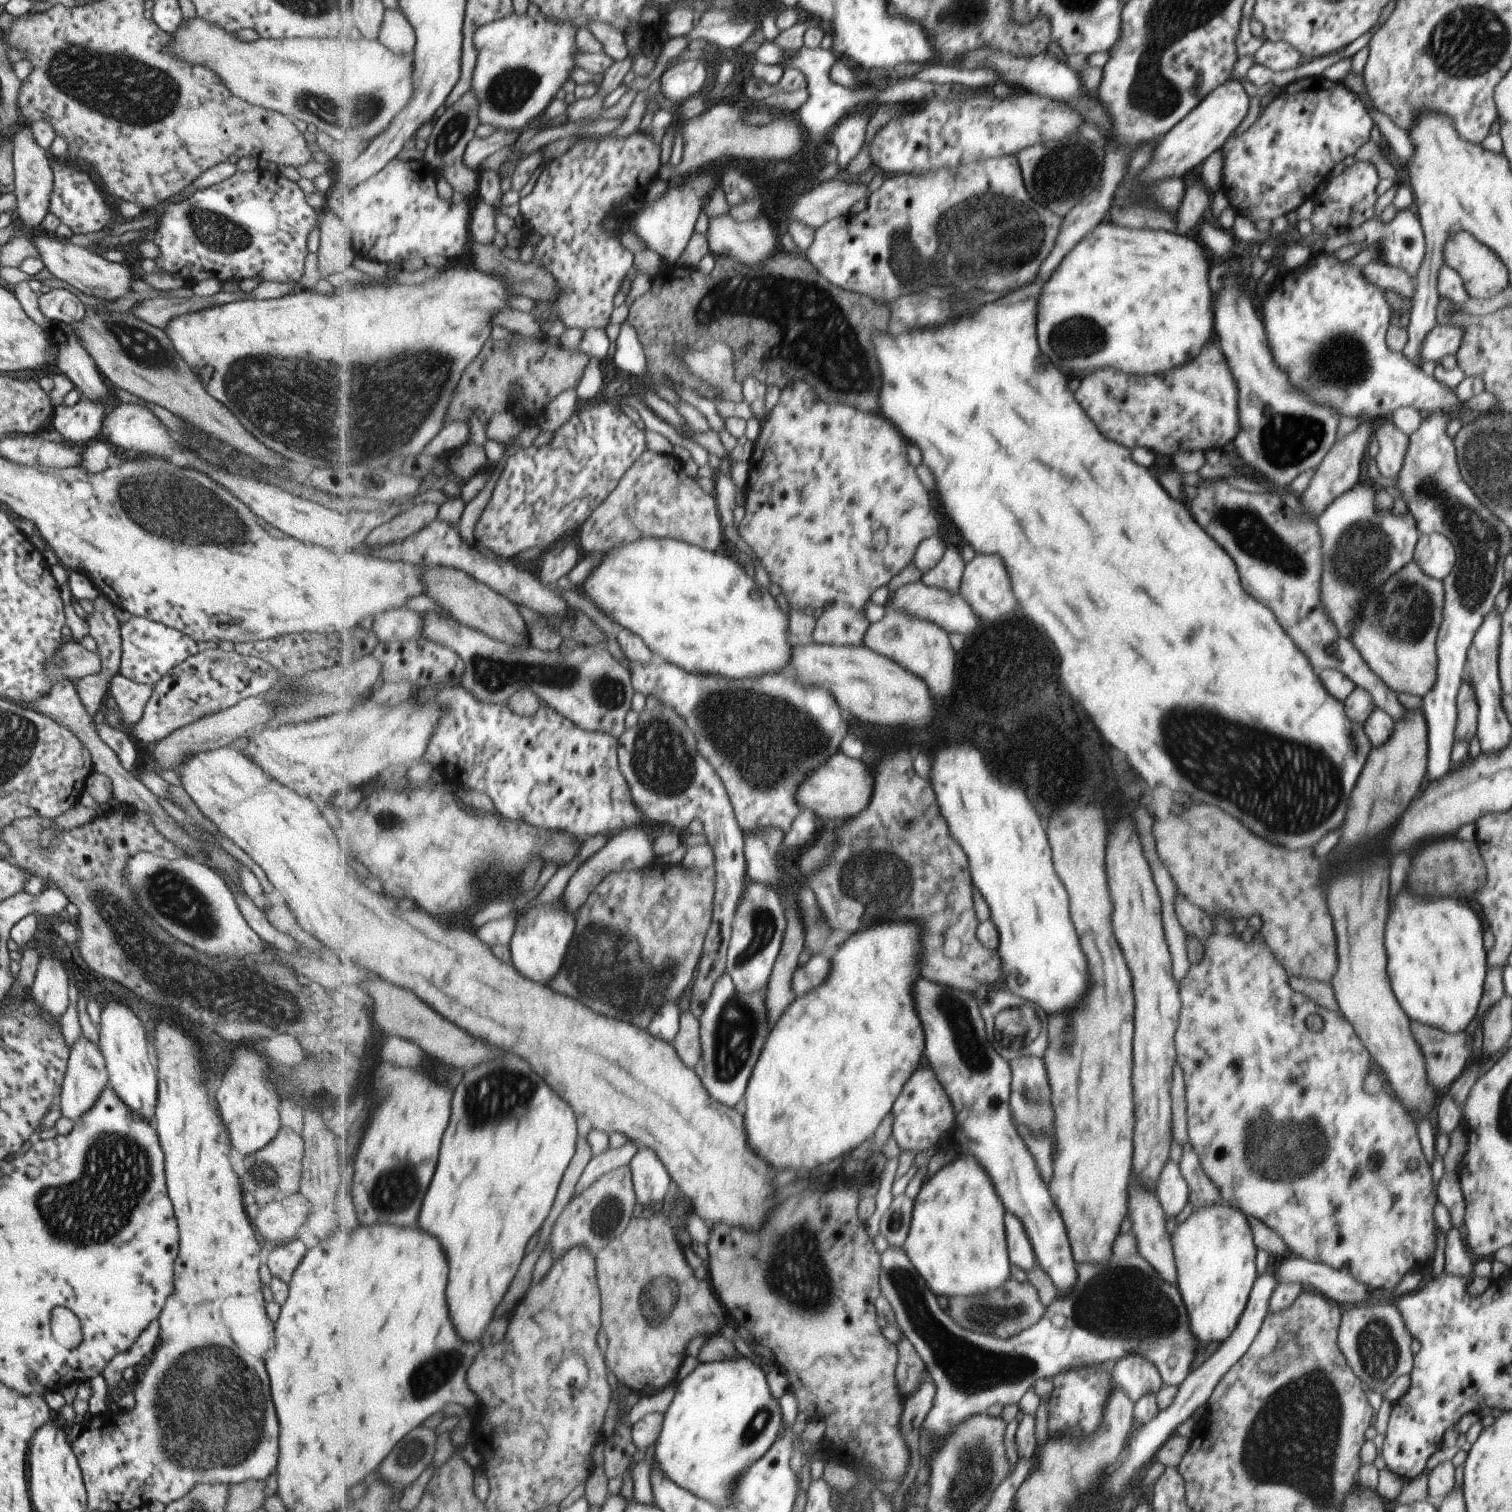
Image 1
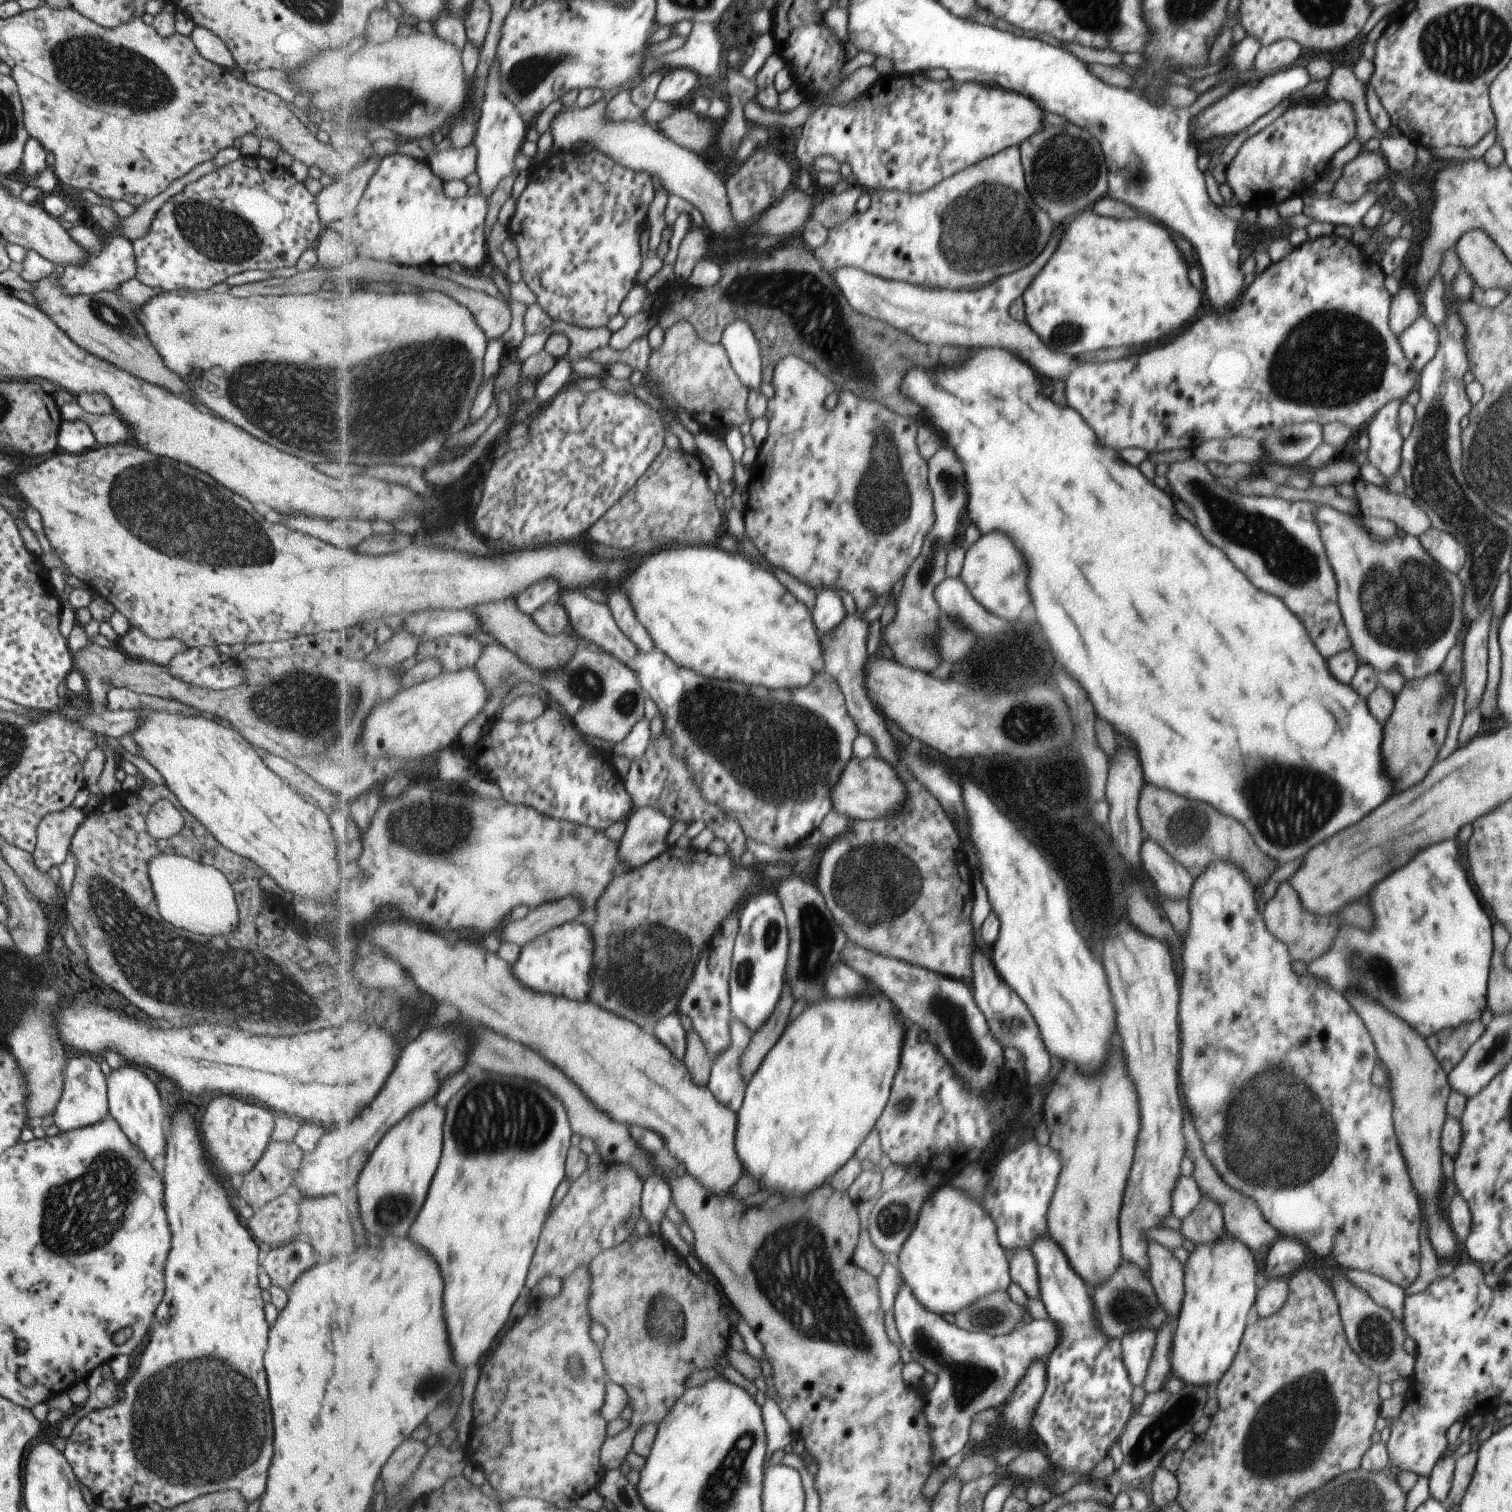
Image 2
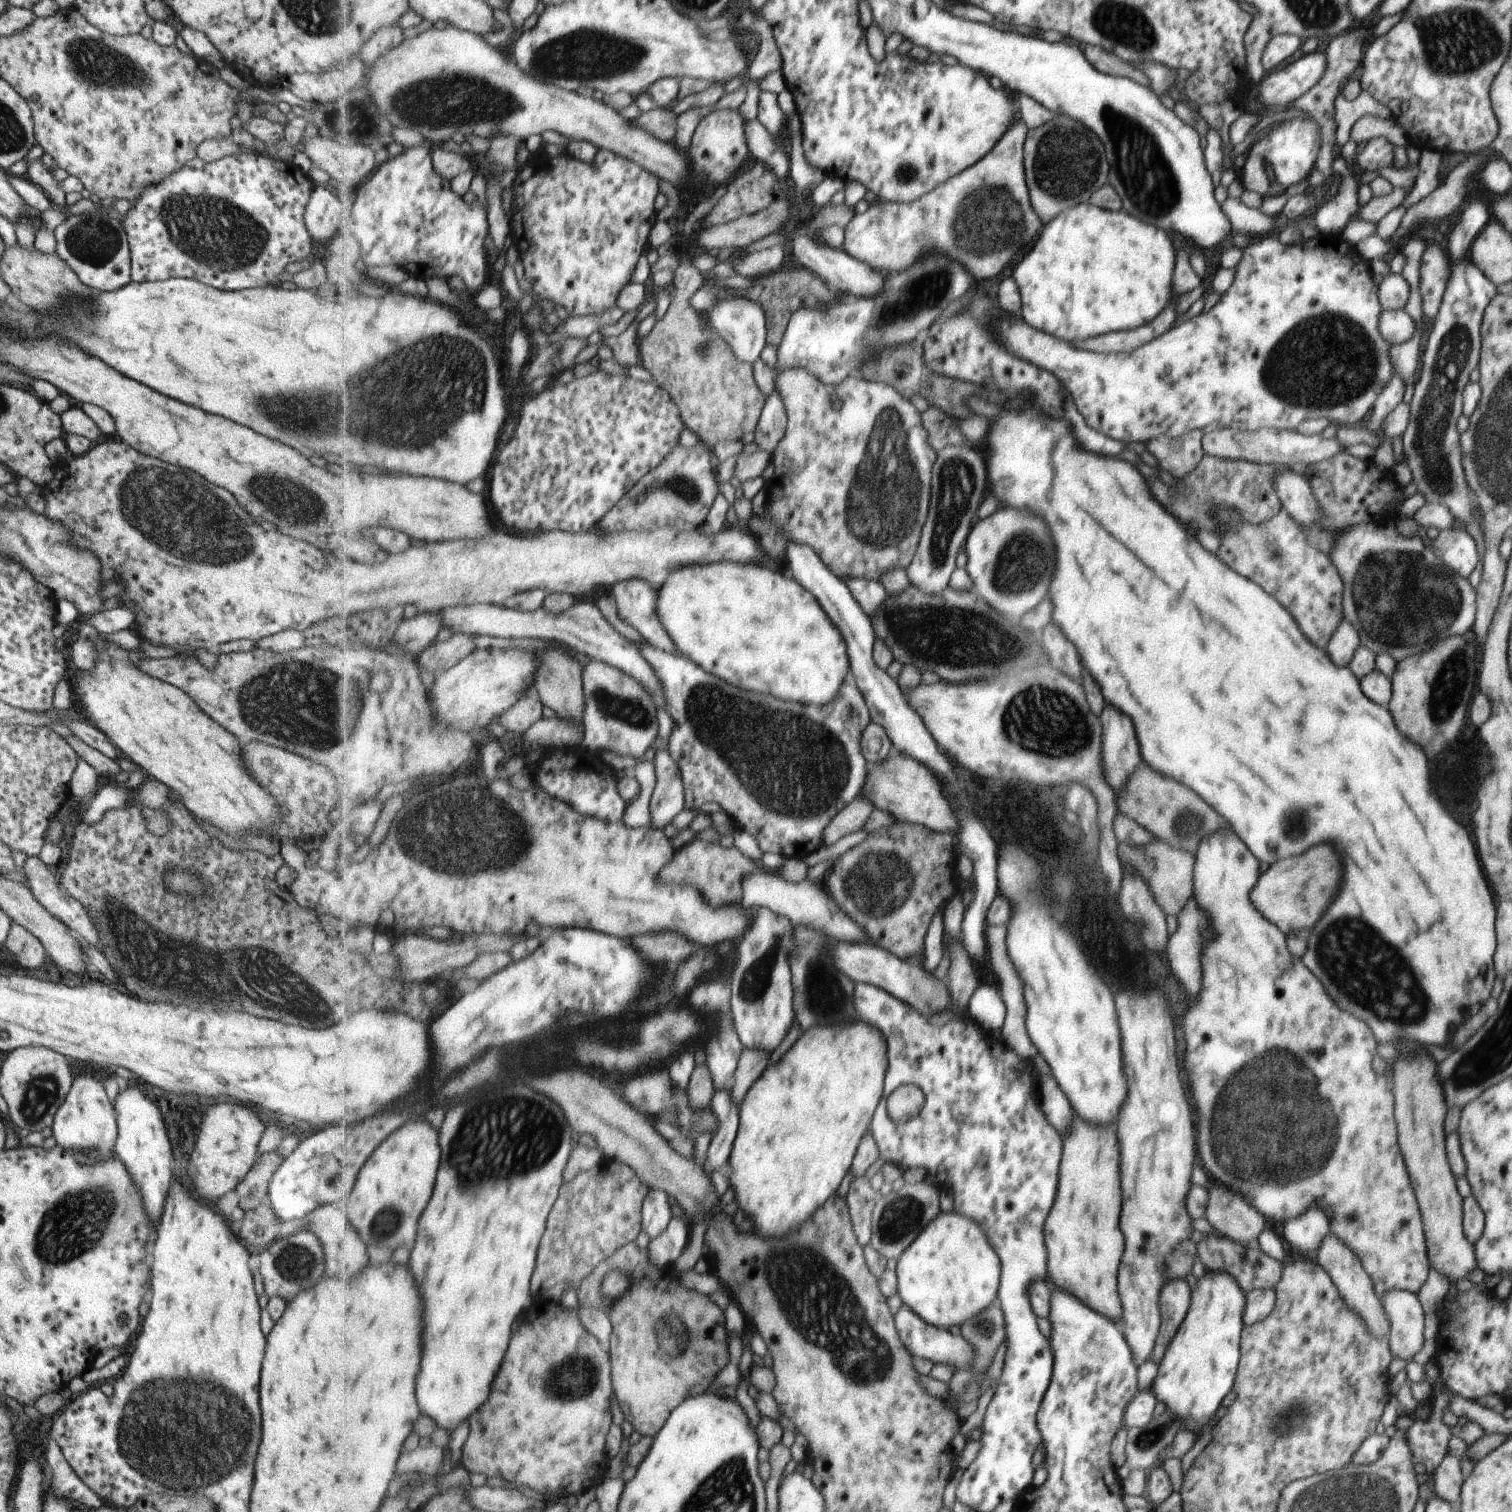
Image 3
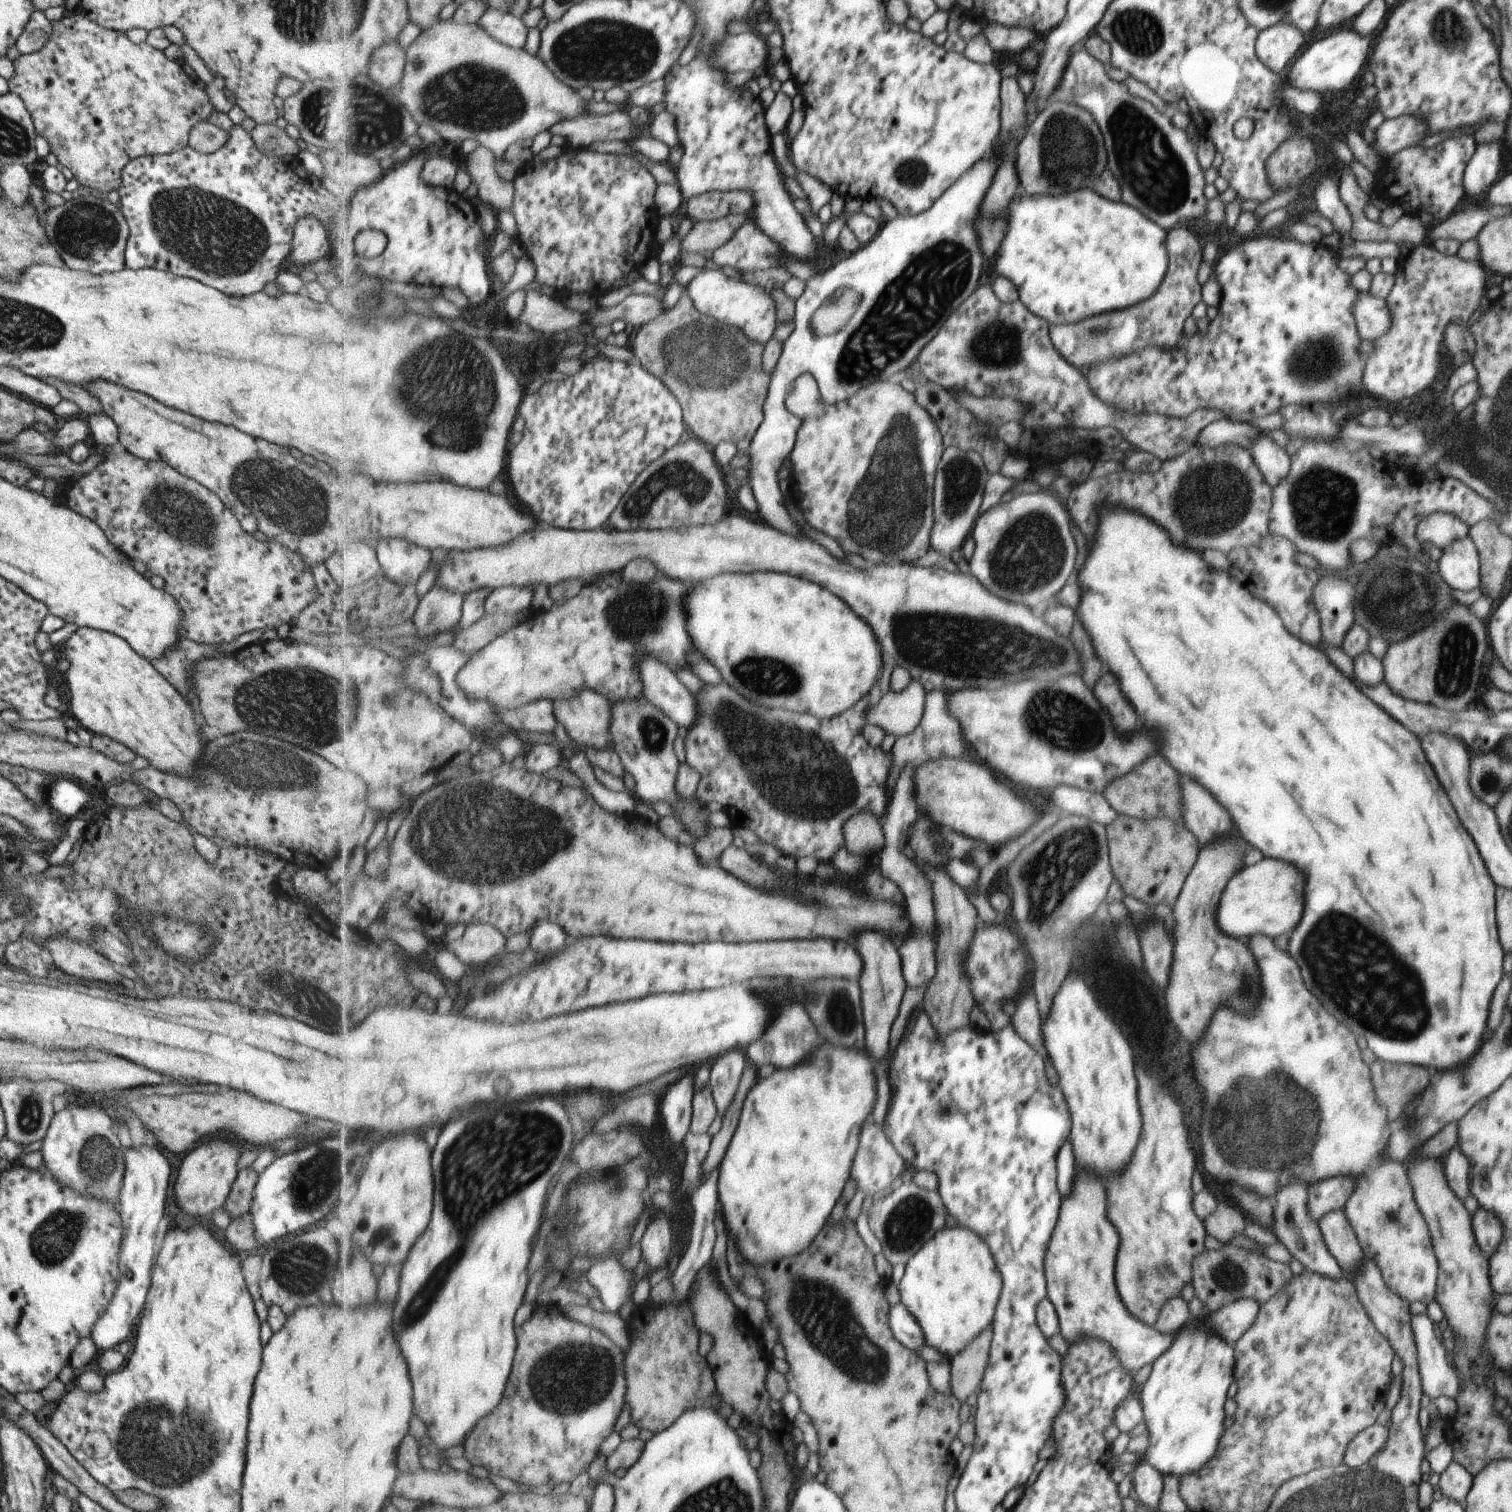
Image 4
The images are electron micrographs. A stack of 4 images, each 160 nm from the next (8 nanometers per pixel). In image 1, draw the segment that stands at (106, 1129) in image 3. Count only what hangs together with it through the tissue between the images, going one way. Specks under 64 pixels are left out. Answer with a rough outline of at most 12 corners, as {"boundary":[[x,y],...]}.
{"boundary":[[85,1035],[70,1047],[57,1108],[81,1117],[109,1084],[105,1058]]}

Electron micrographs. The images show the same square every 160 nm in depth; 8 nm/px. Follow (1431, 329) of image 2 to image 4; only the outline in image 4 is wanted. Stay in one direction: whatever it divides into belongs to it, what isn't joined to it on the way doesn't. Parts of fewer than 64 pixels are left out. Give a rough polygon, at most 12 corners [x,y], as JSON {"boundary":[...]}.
{"boundary":[[1359,292],[1357,331],[1374,341],[1393,319],[1384,299]]}

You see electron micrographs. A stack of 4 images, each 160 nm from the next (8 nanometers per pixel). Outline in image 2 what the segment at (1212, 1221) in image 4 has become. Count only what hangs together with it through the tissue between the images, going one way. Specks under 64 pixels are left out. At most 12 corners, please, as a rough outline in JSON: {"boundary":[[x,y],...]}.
{"boundary":[[1184,1109],[1186,1156],[1225,1230],[1258,1252],[1280,1238],[1252,1199],[1220,1178]]}

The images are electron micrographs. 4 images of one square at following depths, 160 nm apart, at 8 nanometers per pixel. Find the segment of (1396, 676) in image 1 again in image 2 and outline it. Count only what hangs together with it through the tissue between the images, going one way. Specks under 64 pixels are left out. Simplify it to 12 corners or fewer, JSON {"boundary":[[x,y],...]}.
{"boundary":[[1315,513],[1360,661],[1440,670],[1463,584],[1412,535]]}

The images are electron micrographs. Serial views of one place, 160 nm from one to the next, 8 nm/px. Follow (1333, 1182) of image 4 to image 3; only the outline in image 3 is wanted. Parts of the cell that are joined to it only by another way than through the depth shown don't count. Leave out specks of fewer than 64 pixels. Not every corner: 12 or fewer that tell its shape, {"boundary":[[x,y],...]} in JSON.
{"boundary":[[1314,1206],[1286,1221],[1290,1250],[1316,1254],[1329,1234],[1328,1214]]}

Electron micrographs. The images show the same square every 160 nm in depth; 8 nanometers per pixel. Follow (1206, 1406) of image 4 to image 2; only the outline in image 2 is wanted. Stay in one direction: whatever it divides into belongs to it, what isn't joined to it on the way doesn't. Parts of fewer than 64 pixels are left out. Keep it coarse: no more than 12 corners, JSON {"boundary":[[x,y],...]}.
{"boundary":[[1195,1243],[1170,1375],[1212,1394],[1257,1296],[1250,1247]]}

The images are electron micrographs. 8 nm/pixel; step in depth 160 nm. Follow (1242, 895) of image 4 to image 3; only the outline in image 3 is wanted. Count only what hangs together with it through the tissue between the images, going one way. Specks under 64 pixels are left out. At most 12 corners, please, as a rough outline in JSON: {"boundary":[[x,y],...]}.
{"boundary":[[1332,844],[1274,862],[1252,902],[1286,936],[1332,904],[1342,862]]}

